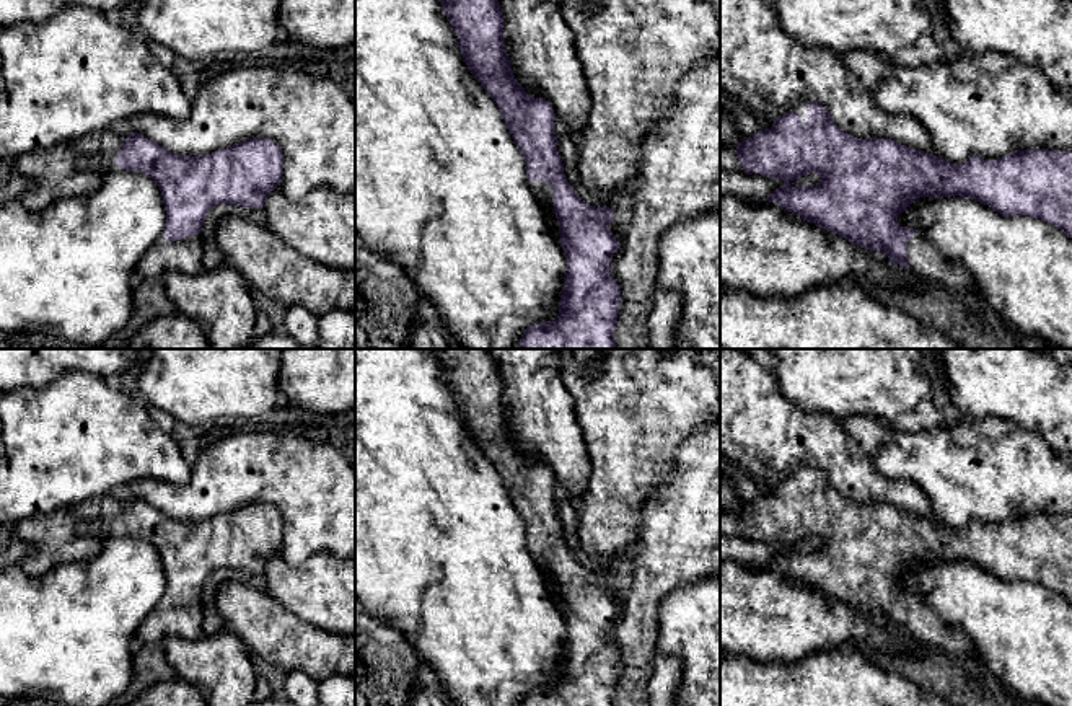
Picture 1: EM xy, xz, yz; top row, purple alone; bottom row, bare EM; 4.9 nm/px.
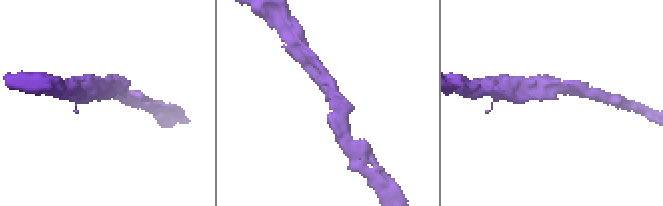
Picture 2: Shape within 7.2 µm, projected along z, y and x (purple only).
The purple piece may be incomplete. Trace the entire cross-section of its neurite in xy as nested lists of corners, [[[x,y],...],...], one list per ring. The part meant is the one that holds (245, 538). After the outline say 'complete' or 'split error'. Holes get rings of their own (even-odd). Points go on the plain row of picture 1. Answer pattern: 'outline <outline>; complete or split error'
outline [[[134,497],[124,504],[116,532],[148,540],[161,556],[166,590],[137,631],[137,644],[163,642],[169,636],[197,639],[202,636],[202,589],[217,569],[262,574],[266,563],[280,551],[283,540],[282,514],[270,504],[253,502],[231,512],[199,520],[176,520],[155,505]]]; split error

